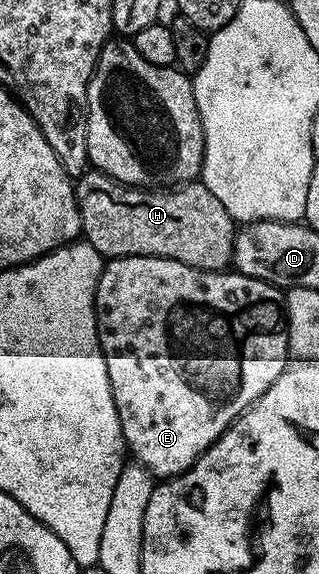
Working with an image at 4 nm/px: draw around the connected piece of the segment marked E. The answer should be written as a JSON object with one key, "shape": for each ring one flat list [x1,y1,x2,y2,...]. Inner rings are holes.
{"shape":[[122,256,121,258,110,258,105,261,104,271,96,285,96,341,100,343,100,351,106,360,106,372,110,376,110,388,112,389,112,395,114,396,114,408,118,408,118,420,122,424,124,445,130,451,131,457,132,454,136,457,133,459,135,459,139,465,146,467,153,476,160,480,177,478,179,474,187,472,188,469,190,469,190,467,193,466,196,461,225,434,225,432,227,432,232,421,240,417,240,415,245,414,246,411,258,400,258,396,262,396,262,392,266,392,266,388,270,388,270,384,274,384,274,380,278,380,278,376,282,376,282,372,288,369,290,365,288,323,286,321,286,306,282,301,281,287,272,285,269,282,264,282,262,279,254,279,237,272,225,272,224,270,199,270,190,264,182,264,178,260,155,258,154,256]]}

